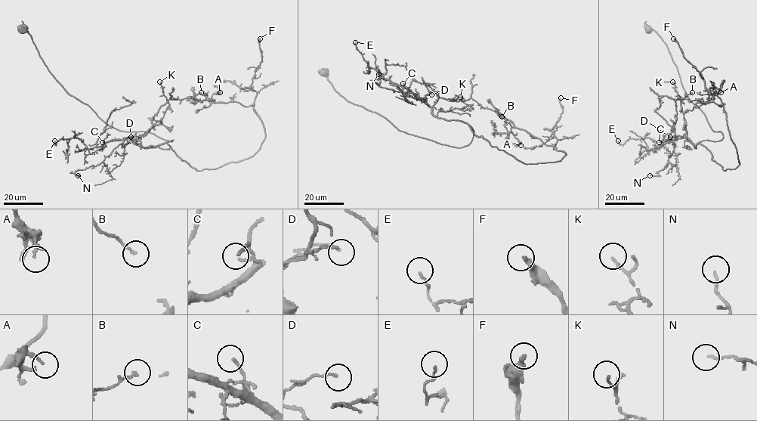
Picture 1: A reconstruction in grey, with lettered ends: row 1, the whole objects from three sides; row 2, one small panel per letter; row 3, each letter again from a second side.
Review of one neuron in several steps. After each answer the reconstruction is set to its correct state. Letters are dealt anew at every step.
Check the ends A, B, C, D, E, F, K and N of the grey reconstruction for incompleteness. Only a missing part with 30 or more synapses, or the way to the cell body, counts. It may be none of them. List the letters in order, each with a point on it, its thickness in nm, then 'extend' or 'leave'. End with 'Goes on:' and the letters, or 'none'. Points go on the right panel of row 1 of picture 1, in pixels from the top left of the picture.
A: place (721, 92); calibre 140 nm; leave
B: place (692, 92); calibre 150 nm; leave
C: place (659, 142); calibre 140 nm; leave
D: place (670, 137); calibre 120 nm; leave
E: place (618, 140); calibre 110 nm; leave
F: place (673, 38); calibre 220 nm; leave
K: place (672, 82); calibre 110 nm; leave
N: place (650, 175); calibre 110 nm; leave
Goes on: none

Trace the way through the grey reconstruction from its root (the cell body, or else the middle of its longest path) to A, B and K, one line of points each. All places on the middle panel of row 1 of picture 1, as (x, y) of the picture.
A: (323, 72), (406, 133), (462, 147), (468, 124), (525, 164), (566, 155), (512, 128), (520, 145)
B: (323, 72), (348, 102), (442, 144), (468, 145), (473, 129), (435, 116), (439, 97), (471, 98), (502, 116)
K: (323, 72), (348, 102), (400, 131), (455, 147), (468, 145), (473, 129), (437, 113), (469, 104), (460, 97)

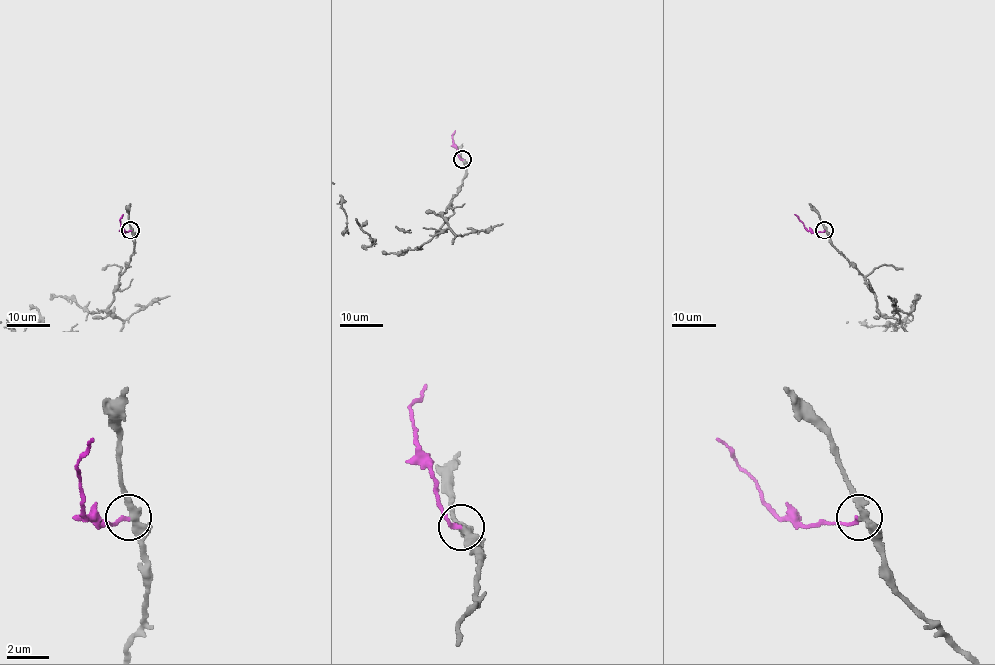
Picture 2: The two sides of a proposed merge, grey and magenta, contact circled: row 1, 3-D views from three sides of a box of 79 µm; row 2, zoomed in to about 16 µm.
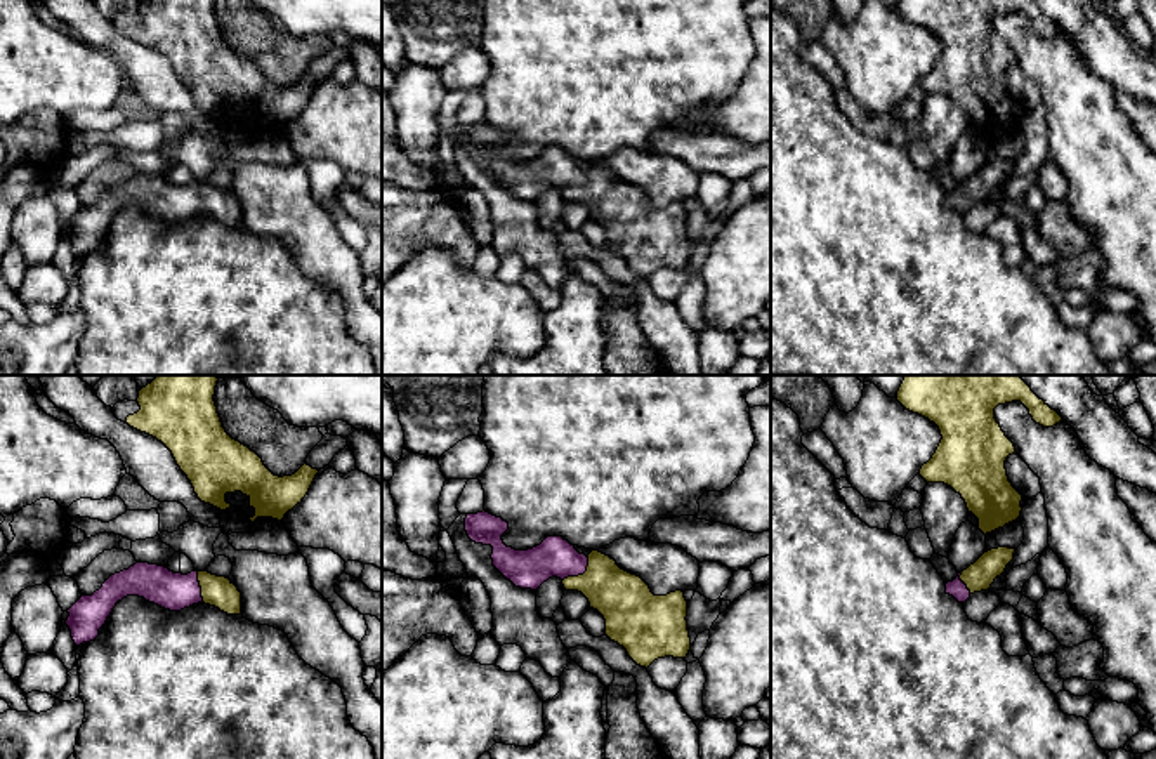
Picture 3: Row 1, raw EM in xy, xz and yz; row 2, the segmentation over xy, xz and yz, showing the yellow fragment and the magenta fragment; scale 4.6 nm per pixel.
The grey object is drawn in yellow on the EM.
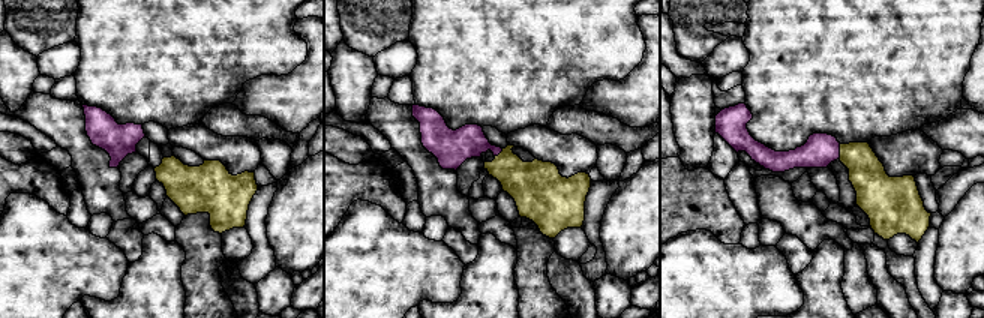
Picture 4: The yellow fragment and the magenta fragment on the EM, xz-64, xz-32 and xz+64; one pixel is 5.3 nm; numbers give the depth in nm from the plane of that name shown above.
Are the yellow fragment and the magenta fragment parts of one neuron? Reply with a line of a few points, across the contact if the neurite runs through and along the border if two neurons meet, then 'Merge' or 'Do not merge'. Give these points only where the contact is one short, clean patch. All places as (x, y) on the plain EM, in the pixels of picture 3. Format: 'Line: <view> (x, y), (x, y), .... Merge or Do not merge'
Line: xz (625, 212), (596, 186), (580, 186), (554, 167). Merge

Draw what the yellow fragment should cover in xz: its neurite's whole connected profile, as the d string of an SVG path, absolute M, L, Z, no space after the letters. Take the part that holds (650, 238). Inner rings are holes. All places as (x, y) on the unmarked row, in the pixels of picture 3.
M486 122L467 125L465 142L476 155L493 158L493 177L516 198L536 201L552 188L562 191L566 201L581 203L590 219L597 221L606 231L606 247L623 257L628 267L640 278L649 278L654 271L673 267L686 269L691 261L687 241L687 212L682 201L667 207L654 207L649 196L637 186L621 181L609 167L592 162L580 165L562 148L547 148L540 156L528 162L507 158L502 146L509 134Z

